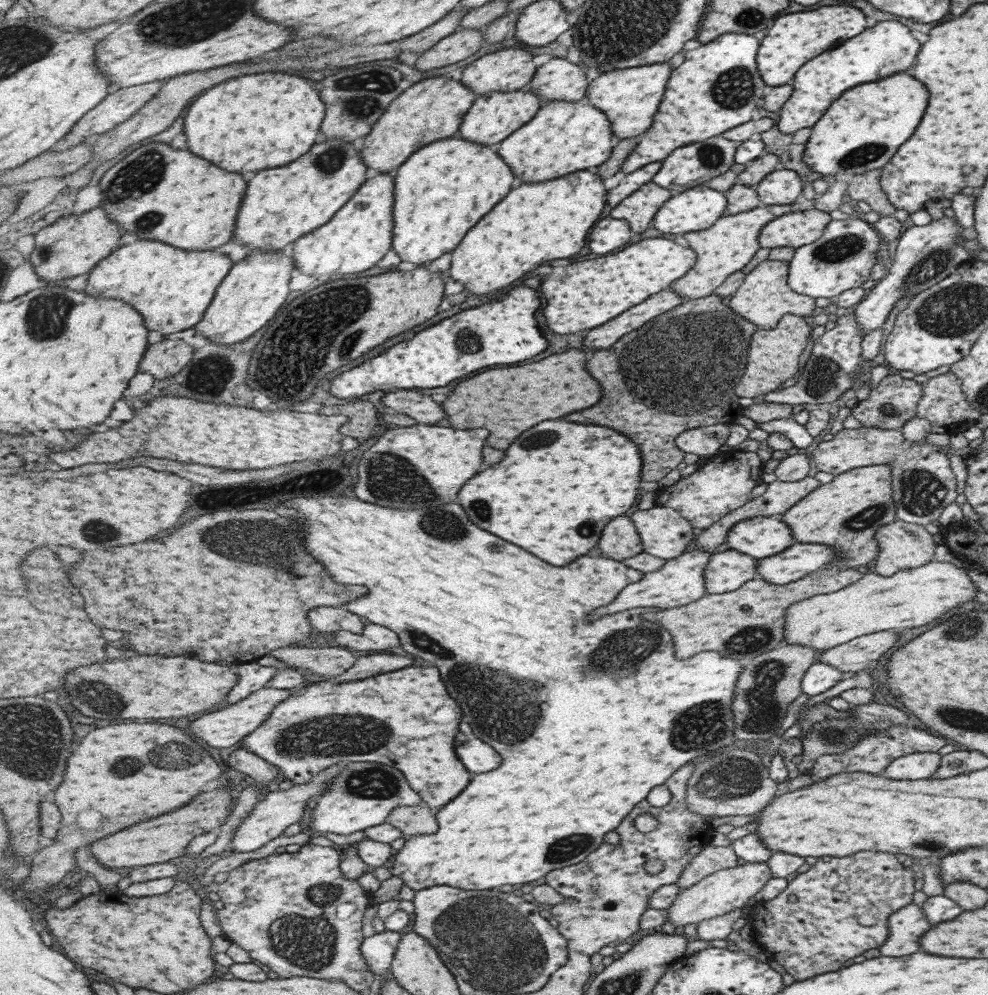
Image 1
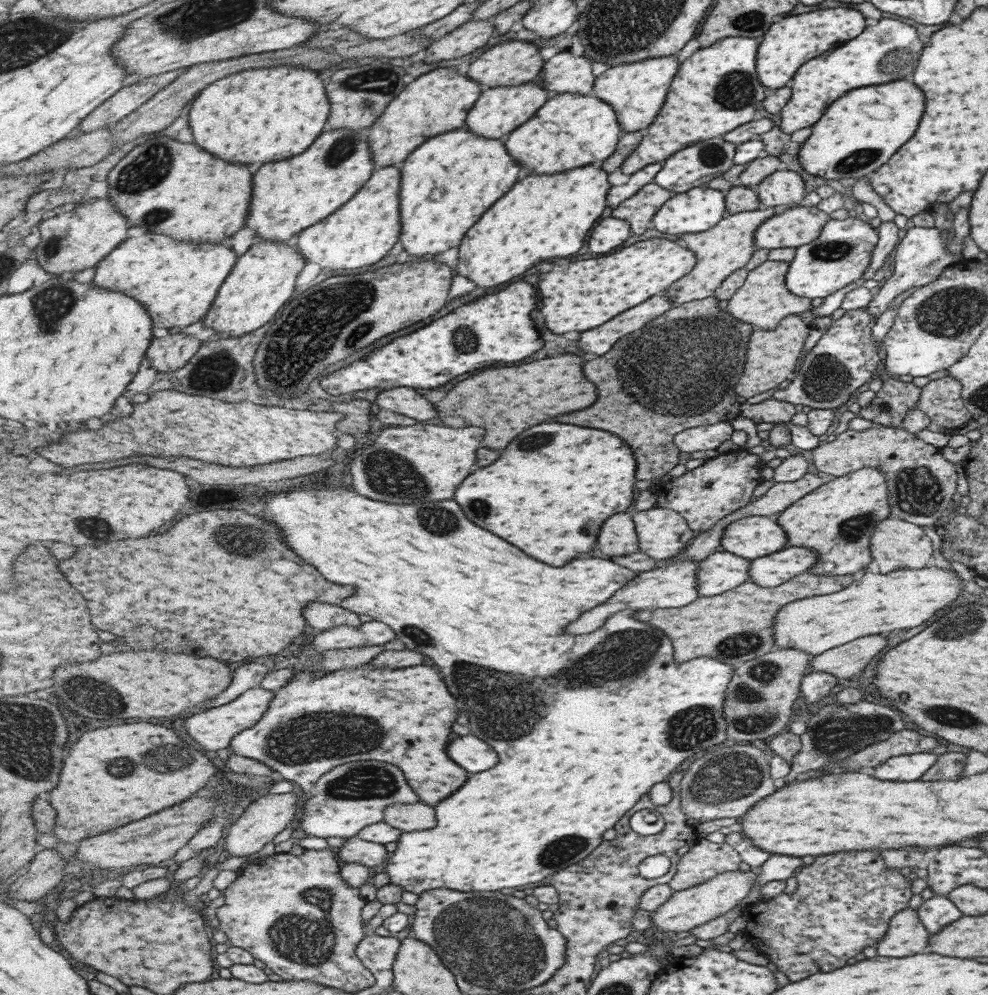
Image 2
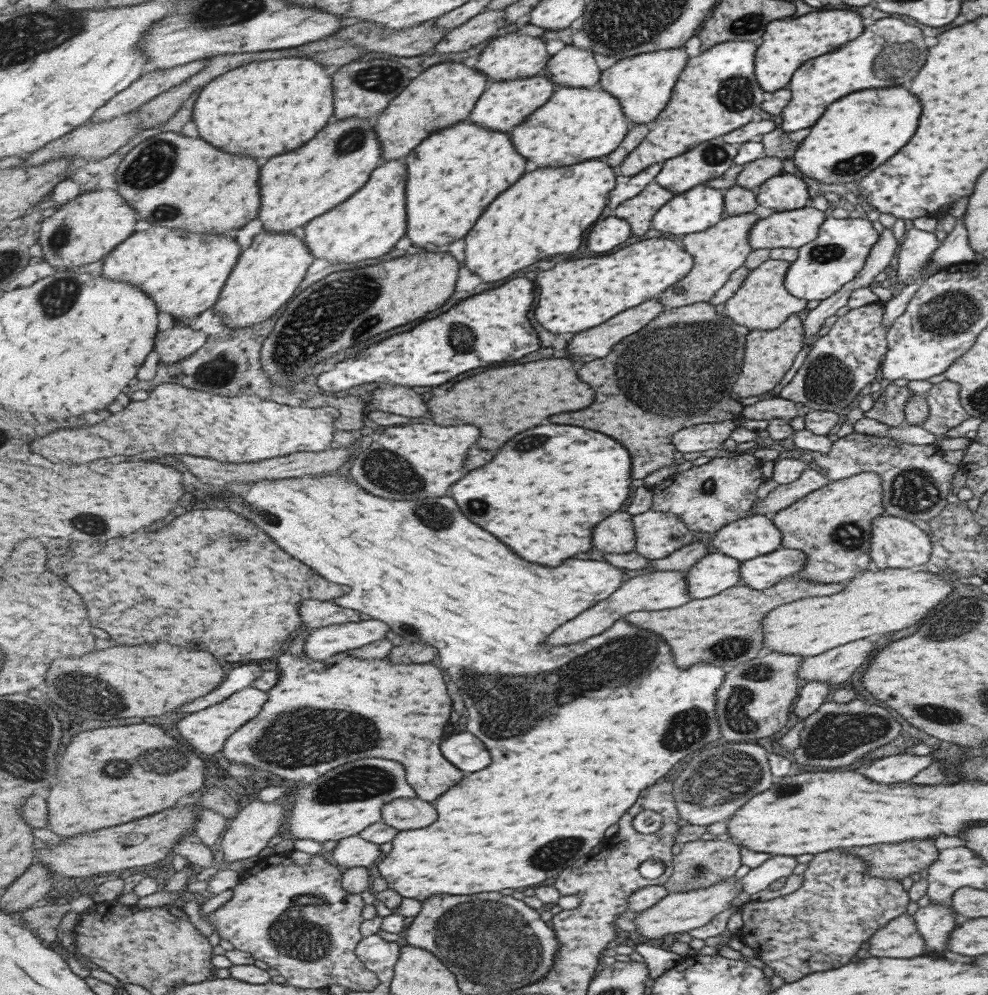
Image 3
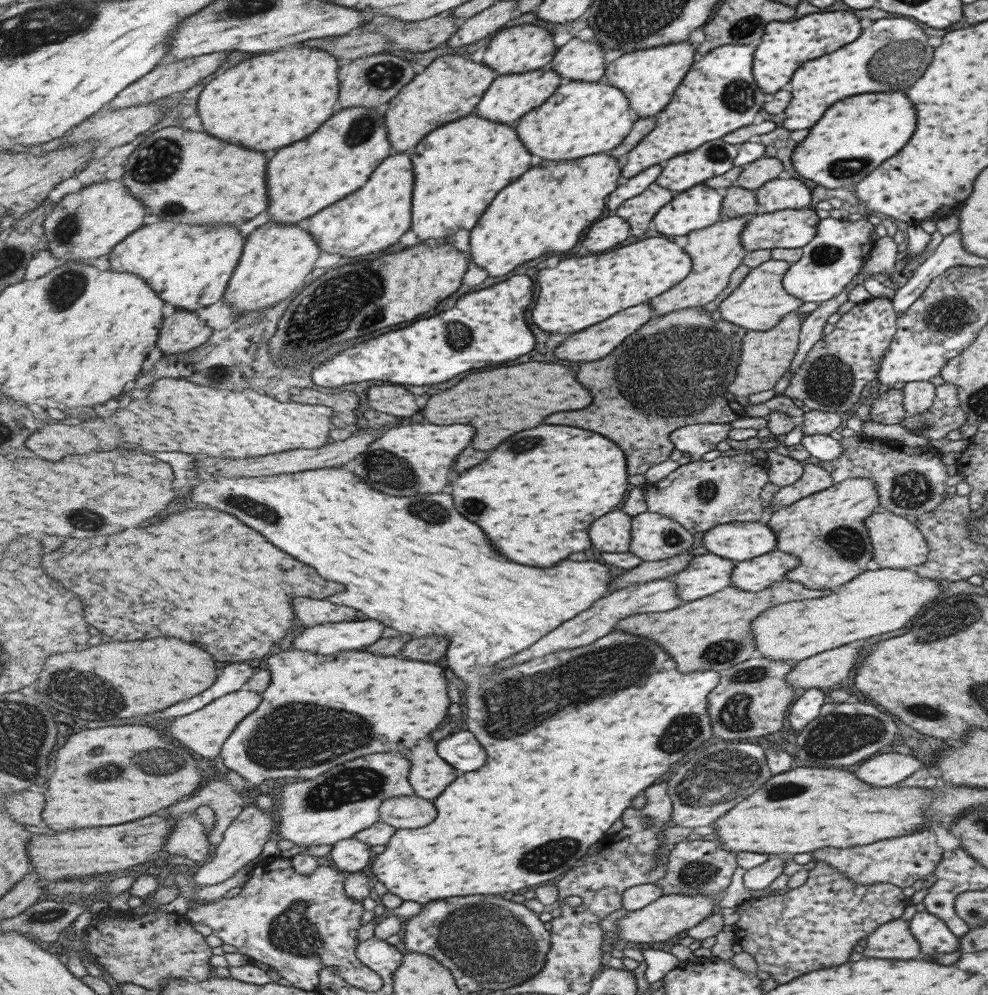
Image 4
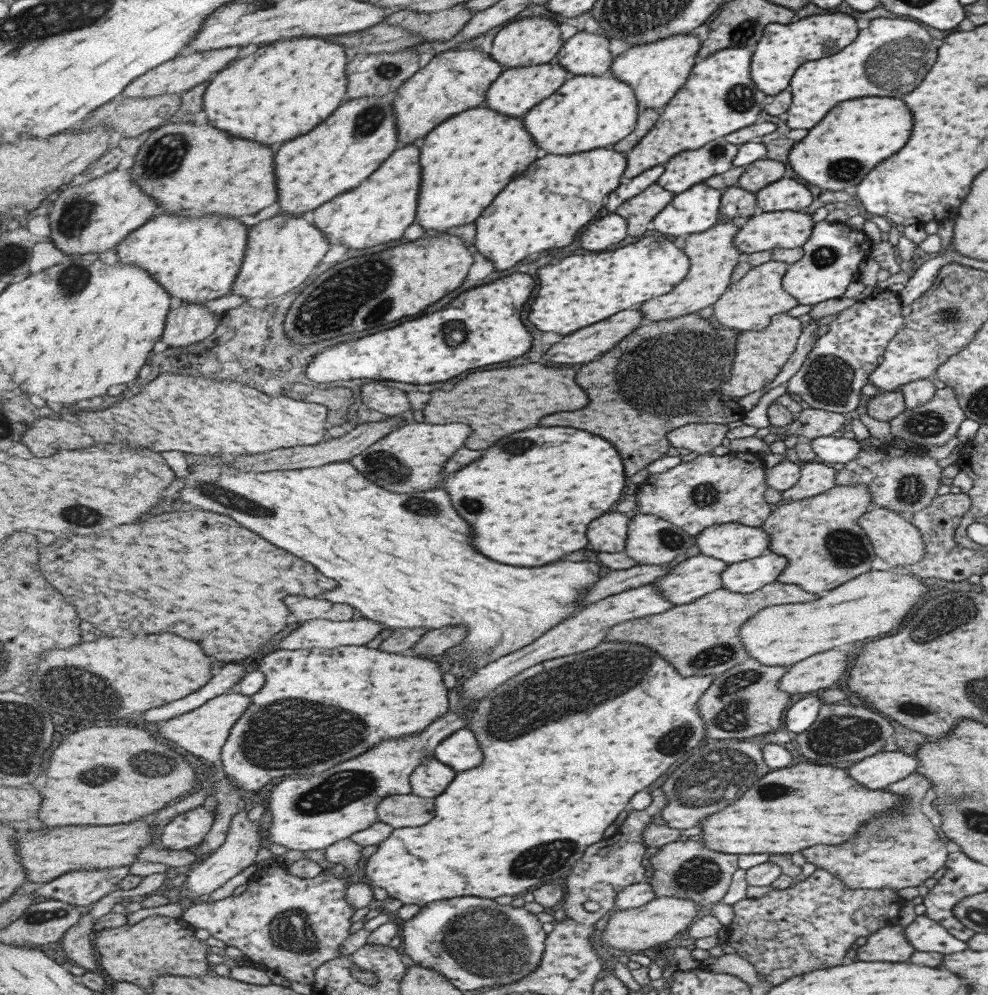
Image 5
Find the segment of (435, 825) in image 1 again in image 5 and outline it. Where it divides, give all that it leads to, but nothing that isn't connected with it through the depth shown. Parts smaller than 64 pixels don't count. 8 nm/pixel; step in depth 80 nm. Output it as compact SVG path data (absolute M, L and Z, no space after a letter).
M415 794L385 797L378 810L381 820L395 828L423 826L435 818L435 802L427 802Z

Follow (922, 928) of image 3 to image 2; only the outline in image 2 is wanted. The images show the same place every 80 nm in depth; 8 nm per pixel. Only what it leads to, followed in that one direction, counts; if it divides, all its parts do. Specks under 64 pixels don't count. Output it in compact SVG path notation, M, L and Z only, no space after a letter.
M933 895L916 908L917 916L929 934L935 934L945 924L951 924L962 914L959 909L946 897Z

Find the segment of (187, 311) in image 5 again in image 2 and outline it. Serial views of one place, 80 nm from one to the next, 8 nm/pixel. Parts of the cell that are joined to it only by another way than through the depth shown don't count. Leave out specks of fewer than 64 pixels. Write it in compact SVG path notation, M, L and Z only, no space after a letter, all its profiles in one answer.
M174 330L161 338L154 338L146 358L150 366L161 372L175 372L183 368L202 347L202 340L196 336Z

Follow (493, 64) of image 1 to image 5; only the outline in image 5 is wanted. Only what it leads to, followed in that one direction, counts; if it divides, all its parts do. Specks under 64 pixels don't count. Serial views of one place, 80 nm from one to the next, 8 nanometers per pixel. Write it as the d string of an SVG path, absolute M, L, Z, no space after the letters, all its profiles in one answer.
M543 17L524 18L511 22L503 26L499 32L495 32L491 54L507 69L547 64L556 61L561 48L564 48L564 42L561 39L561 28L557 22Z

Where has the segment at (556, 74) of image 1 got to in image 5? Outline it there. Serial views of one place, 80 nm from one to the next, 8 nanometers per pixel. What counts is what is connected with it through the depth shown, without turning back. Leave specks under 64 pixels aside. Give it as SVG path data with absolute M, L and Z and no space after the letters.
M581 31L564 42L557 61L574 76L604 76L610 73L615 58L609 50L609 37Z

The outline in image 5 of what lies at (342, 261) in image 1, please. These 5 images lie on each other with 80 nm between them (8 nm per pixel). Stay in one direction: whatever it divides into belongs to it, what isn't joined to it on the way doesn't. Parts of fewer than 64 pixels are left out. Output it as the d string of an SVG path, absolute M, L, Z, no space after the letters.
M420 142L400 146L360 187L314 210L313 221L323 229L332 246L342 244L353 250L375 250L403 241L405 230L417 220L420 188L423 186L420 148Z

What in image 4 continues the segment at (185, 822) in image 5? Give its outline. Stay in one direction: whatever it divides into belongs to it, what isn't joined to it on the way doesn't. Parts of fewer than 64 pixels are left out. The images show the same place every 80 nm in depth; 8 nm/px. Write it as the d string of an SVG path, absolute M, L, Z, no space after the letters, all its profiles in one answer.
M193 815L183 816L168 838L165 852L186 856L197 863L209 861L213 846L206 834L205 825Z

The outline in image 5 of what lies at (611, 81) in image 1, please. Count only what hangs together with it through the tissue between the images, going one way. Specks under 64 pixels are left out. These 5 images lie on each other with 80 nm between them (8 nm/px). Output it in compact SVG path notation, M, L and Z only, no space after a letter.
M690 33L638 44L615 57L610 72L633 88L641 110L647 108L659 110L672 102L681 86L688 82L689 75L697 64L695 60L700 54L702 44L697 36Z

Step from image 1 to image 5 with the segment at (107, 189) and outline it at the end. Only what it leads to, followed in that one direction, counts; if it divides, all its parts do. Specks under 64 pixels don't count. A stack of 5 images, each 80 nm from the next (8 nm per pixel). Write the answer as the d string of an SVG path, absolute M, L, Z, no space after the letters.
M193 122L170 123L156 129L141 145L134 157L134 165L130 172L132 172L132 179L164 208L163 213L175 216L221 214L241 218L241 216L257 214L279 200L275 167L276 153L271 150L273 148L255 144L251 140L233 138L210 123L205 125L195 125Z

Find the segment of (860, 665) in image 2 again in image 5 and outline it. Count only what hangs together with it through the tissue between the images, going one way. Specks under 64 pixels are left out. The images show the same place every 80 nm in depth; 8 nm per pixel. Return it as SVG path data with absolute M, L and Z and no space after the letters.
M829 650L789 666L780 679L779 689L792 695L832 688L831 684L835 684L847 668L847 654L845 650Z

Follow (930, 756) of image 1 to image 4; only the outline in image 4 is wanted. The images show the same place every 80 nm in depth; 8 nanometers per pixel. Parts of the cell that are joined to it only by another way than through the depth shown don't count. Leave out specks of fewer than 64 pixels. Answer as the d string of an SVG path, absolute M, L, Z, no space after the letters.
M885 749L877 756L861 763L853 774L871 786L891 786L917 772L921 764L923 762L913 756L905 756Z

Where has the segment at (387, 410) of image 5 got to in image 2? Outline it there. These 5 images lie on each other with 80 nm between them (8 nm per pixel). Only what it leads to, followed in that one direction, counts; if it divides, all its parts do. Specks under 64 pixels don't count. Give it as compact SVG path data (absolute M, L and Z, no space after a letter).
M391 388L380 390L376 404L387 410L411 416L415 420L433 420L437 418L437 410L433 402L423 398L414 388Z

